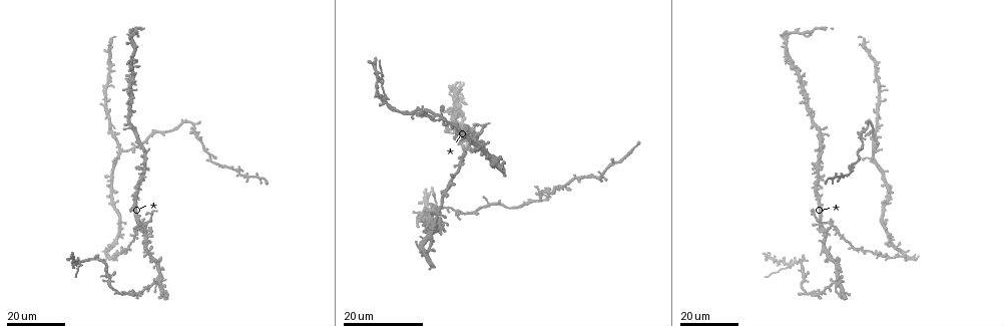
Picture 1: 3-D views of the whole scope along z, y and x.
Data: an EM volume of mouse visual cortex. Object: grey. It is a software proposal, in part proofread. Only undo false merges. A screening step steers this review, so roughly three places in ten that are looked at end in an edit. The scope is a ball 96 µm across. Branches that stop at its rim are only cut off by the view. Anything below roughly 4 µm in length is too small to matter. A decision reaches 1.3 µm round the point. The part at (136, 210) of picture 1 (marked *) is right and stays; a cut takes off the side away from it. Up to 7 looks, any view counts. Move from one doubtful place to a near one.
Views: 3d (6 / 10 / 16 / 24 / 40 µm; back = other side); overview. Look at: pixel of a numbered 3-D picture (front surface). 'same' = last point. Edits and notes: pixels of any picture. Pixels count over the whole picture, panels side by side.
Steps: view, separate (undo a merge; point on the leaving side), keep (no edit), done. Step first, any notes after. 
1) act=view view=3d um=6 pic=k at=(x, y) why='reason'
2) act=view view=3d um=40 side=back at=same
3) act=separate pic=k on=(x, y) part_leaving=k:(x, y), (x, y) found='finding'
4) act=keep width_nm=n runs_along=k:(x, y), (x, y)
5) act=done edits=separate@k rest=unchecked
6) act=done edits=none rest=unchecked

act=view view=3d um=24 pic=1 at=(80, 265) why='four or more arms meet'

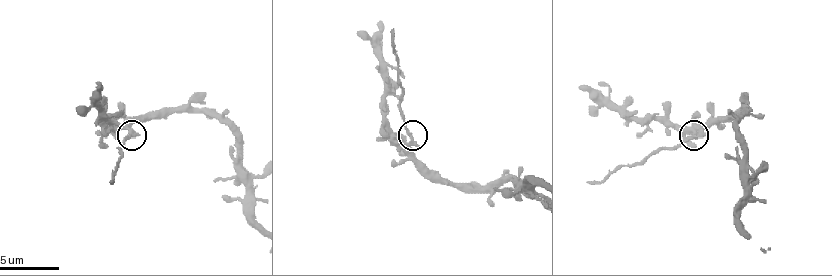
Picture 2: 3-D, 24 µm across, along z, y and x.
act=view view=3d um=10 pic=2 at=(699, 132)

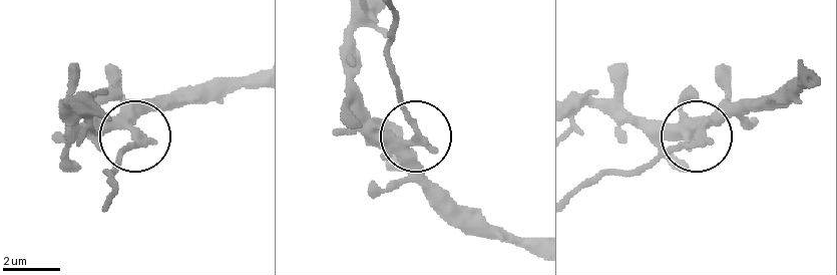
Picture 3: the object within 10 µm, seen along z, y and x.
act=separate pic=3 on=(120, 153) arms=4 part_leaving=3:(413, 136), (389, 67), (396, 17) found='a second cell is stuck on'

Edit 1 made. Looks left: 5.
act=view view=overview

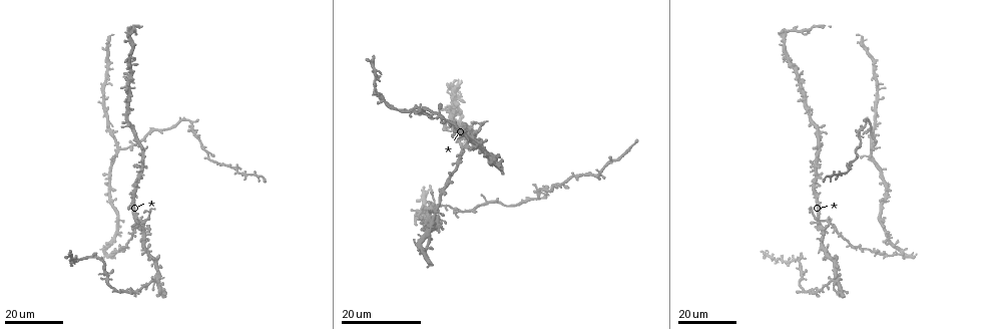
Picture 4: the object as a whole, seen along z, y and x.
act=view view=3d um=24 pic=4 at=(820, 222) why='branch point'

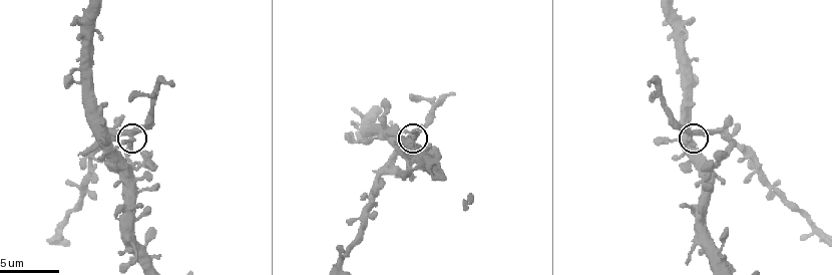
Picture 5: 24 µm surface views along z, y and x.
act=view view=3d um=10 pic=5 at=(133, 132)

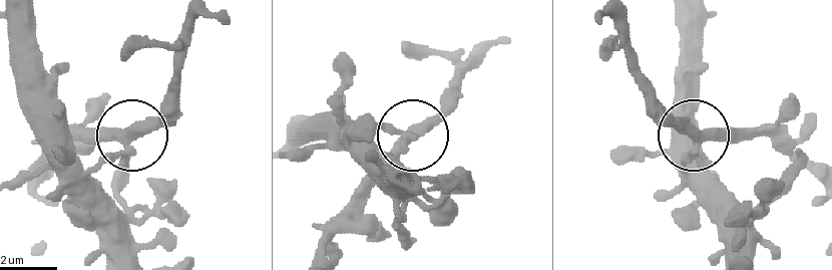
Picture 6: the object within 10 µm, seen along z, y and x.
act=view view=3d um=6 pic=6 at=(126, 134)

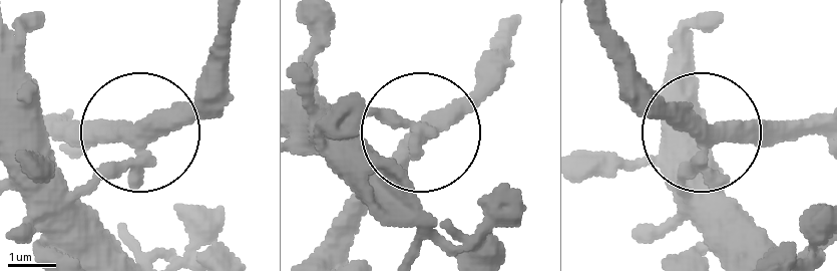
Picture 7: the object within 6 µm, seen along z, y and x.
act=separate pic=7 on=(185, 115) width_nm=340 found='a second cell is stuck on'

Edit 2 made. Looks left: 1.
act=done edits=separate@3,separate@7 rest=unchecked

